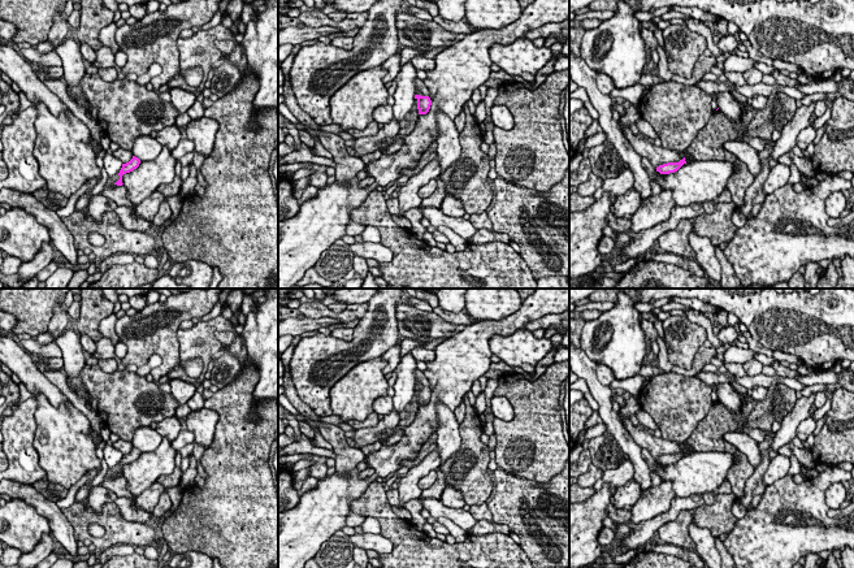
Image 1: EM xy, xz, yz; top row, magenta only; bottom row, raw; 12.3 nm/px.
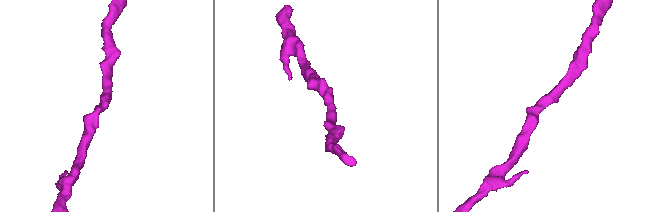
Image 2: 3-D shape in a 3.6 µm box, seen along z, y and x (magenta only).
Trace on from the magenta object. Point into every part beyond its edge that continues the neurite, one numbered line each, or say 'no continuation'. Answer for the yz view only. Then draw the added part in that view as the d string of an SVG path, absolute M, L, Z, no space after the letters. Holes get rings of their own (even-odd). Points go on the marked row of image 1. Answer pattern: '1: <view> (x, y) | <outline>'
no continuation

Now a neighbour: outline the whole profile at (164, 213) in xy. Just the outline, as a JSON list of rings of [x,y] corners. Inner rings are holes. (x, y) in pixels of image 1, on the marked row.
[[[164,200],[160,205],[159,205],[159,211],[153,217],[152,224],[156,226],[161,226],[162,224],[165,224],[169,218],[172,217],[172,208],[169,205],[169,203],[166,200]]]

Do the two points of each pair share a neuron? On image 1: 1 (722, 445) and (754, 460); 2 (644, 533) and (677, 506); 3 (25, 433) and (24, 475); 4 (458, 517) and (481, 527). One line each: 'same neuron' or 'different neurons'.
1: different neurons
2: same neuron
3: same neuron
4: different neurons

